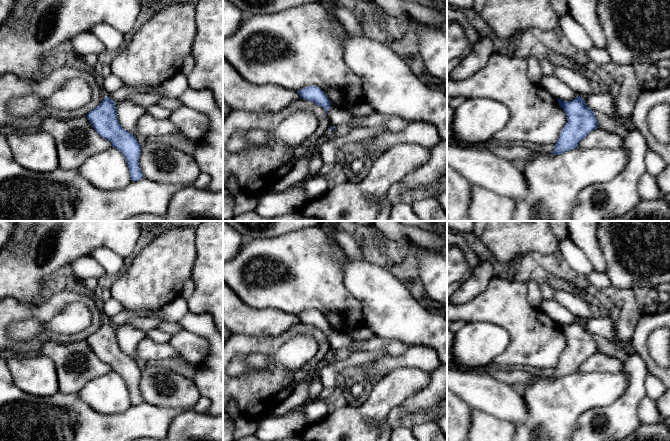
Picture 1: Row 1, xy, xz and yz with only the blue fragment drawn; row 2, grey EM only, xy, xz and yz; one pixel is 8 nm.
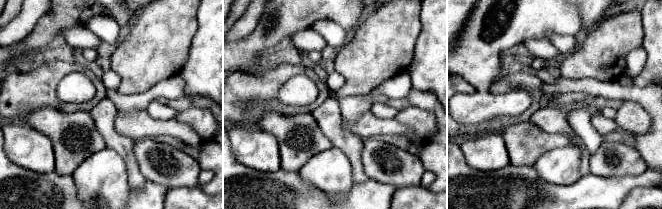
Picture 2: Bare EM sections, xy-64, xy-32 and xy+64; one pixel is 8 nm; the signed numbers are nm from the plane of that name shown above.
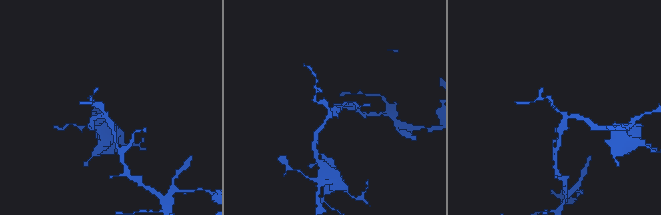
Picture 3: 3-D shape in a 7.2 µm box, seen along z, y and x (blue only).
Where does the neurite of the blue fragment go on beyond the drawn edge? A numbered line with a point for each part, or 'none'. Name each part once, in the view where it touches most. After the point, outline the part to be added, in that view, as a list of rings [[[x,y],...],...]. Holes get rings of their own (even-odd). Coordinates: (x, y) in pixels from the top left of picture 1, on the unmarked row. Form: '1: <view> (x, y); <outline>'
none

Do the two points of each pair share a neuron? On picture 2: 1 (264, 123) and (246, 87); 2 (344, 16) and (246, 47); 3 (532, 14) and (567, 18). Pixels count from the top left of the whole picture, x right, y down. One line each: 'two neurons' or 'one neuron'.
1: two neurons
2: one neuron
3: one neuron

